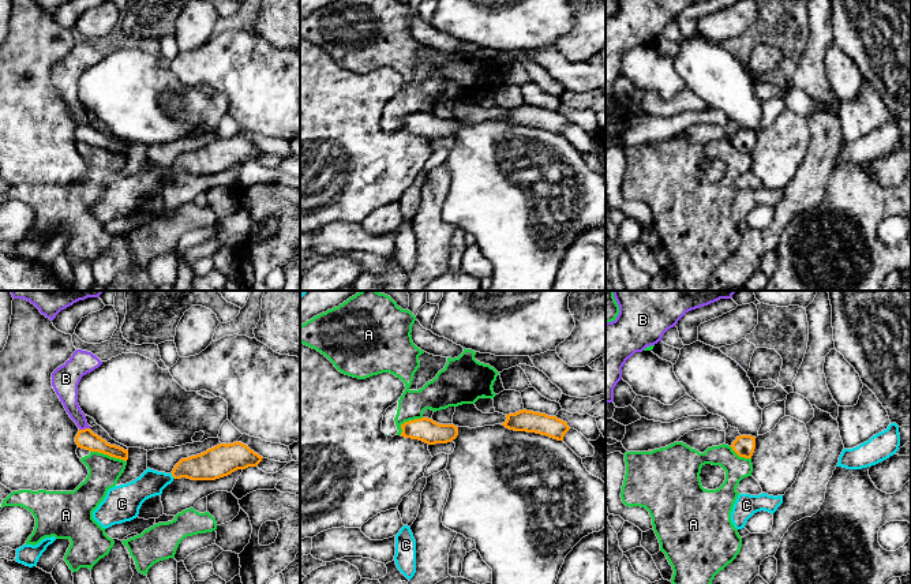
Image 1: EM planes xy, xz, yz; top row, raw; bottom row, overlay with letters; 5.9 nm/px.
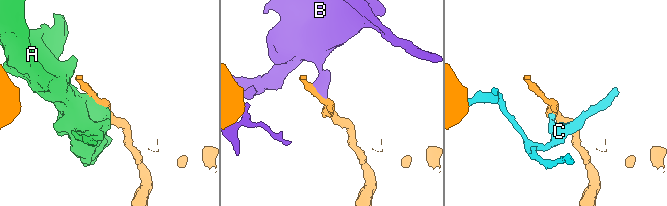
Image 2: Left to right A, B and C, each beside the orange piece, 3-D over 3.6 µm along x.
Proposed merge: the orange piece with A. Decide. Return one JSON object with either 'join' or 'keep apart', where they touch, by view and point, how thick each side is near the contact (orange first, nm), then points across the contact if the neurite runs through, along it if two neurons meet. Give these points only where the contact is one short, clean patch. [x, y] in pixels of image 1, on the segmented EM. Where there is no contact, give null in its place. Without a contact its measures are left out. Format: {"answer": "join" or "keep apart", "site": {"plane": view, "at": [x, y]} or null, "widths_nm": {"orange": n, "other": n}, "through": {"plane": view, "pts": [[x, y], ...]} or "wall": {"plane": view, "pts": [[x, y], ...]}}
{"answer": "keep apart", "site": {"plane": "xy", "at": [108, 455]}, "widths_nm": {"orange": 110, "other": 190}}

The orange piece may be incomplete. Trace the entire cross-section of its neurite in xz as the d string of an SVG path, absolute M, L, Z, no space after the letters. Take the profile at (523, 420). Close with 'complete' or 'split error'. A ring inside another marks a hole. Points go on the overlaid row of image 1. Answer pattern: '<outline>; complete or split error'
M526 409L509 413L506 418L507 419L502 426L509 430L536 433L558 441L563 441L565 434L570 430L567 423L556 416L548 416L546 413Z; complete

